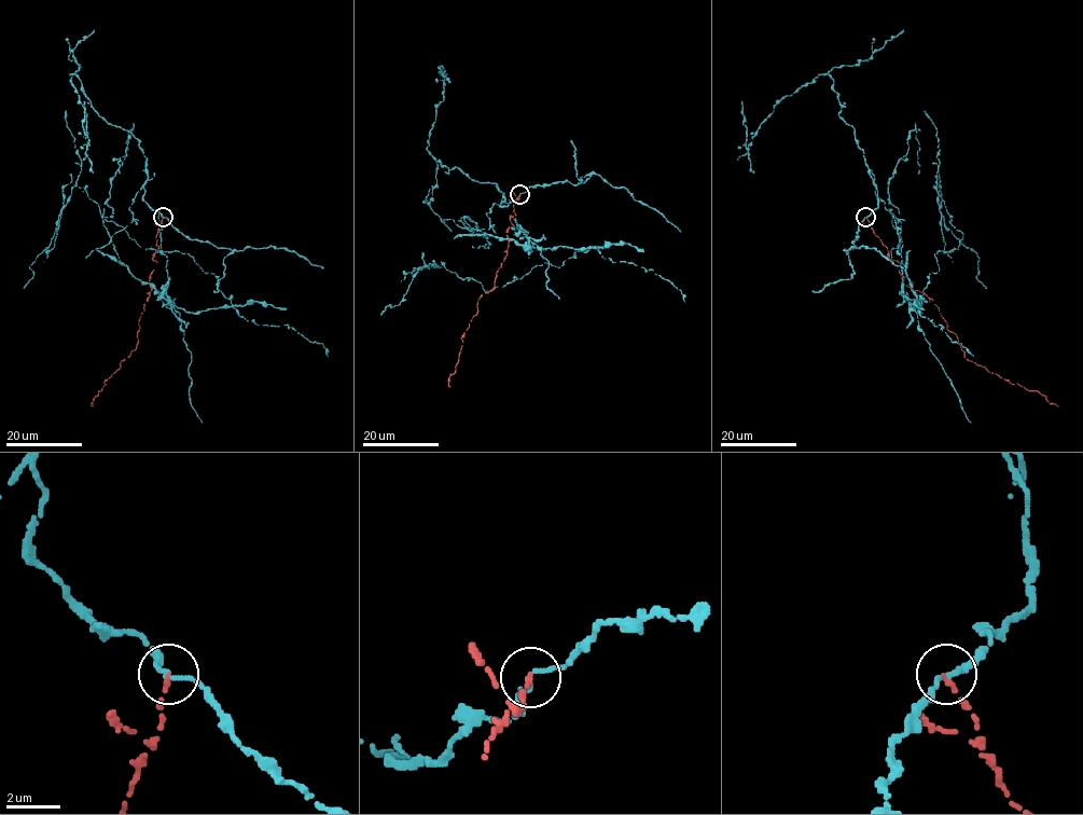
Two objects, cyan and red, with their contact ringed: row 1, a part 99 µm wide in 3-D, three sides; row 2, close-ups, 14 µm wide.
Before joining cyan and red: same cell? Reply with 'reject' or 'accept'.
reject

